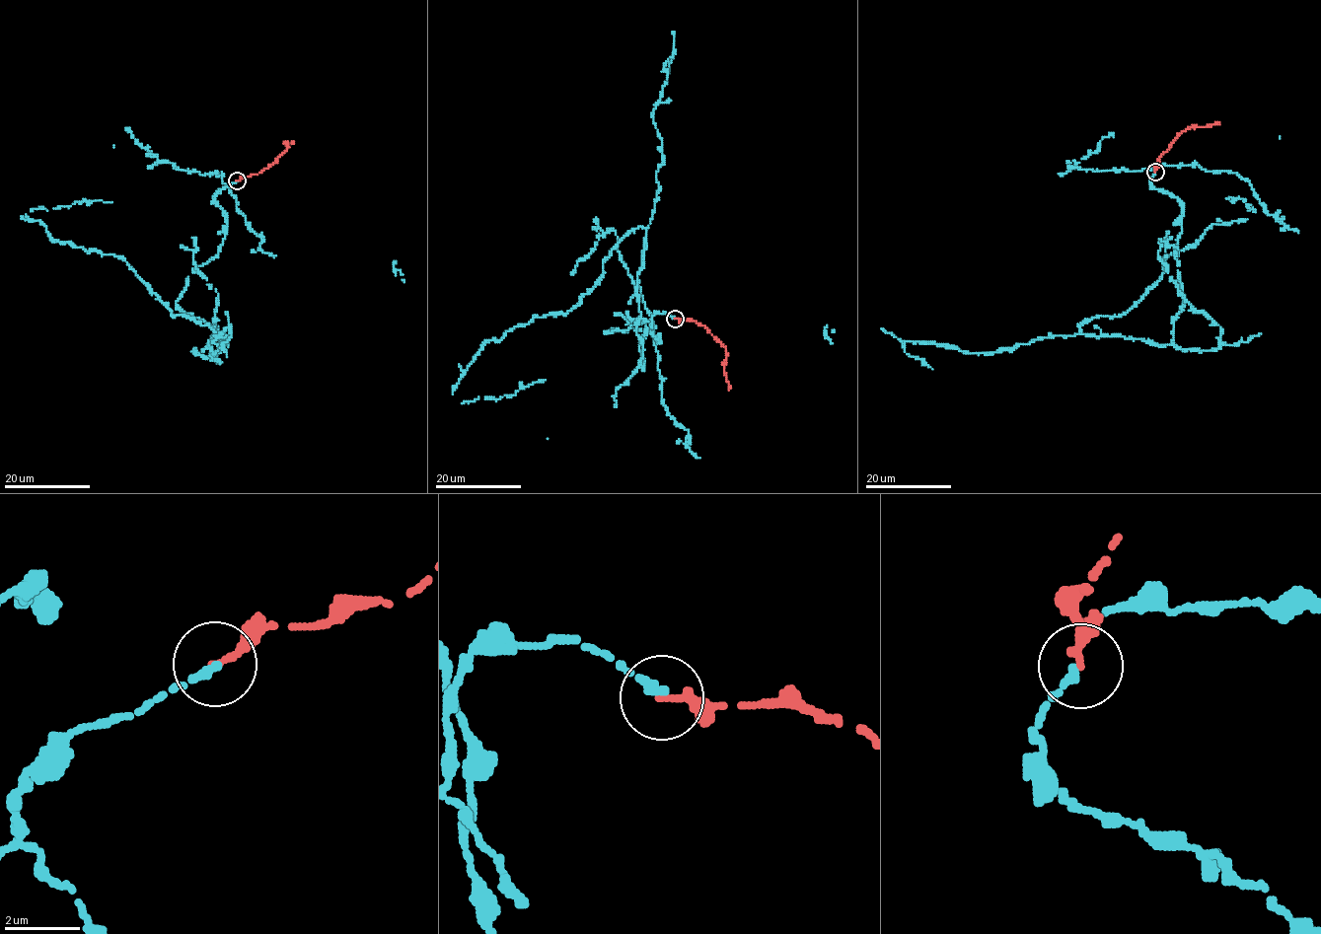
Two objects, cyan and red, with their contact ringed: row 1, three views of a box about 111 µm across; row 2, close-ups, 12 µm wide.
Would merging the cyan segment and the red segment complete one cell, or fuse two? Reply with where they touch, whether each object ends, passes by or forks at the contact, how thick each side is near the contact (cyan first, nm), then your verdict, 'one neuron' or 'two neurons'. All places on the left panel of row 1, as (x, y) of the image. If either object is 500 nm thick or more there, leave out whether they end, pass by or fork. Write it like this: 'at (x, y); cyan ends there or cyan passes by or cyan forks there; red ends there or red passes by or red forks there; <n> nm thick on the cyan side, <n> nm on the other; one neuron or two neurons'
at (237, 180); cyan ends there; red ends there; 280 nm thick on the cyan side, 240 nm on the other; one neuron

